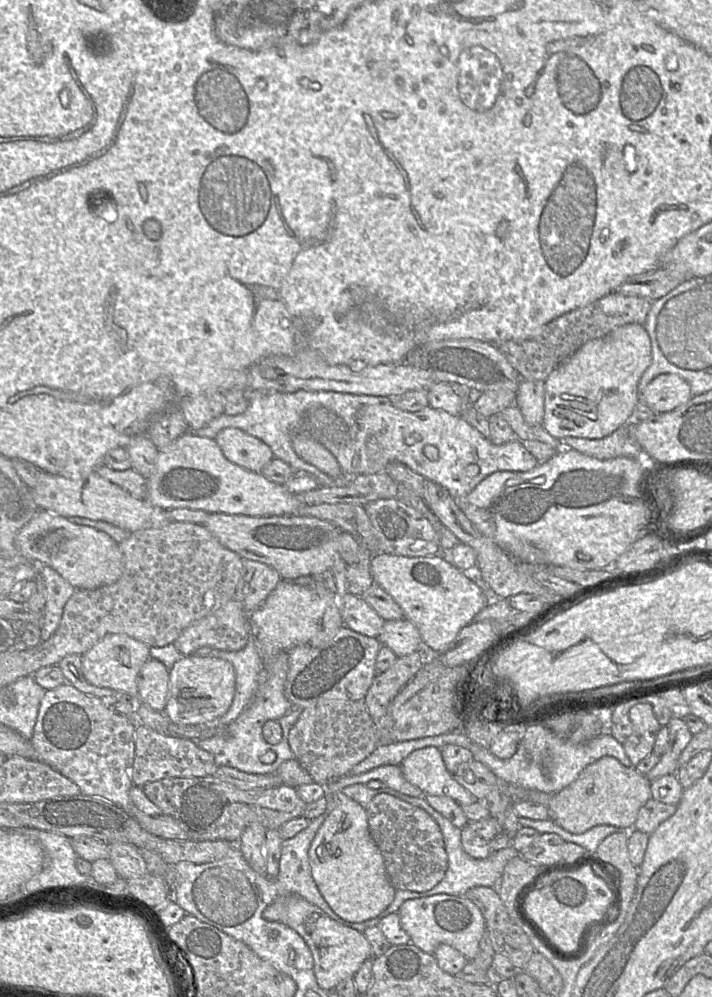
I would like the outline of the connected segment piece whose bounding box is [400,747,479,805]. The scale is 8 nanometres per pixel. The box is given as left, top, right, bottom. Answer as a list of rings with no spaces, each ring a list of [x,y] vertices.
[[[425,747],[410,753],[400,764],[405,779],[426,795],[448,796],[460,805],[479,801],[446,768],[441,749]]]

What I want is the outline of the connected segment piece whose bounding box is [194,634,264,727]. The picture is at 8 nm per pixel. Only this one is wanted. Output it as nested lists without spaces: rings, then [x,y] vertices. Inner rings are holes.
[[[250,634],[246,646],[241,650],[225,651],[201,647],[194,654],[222,658],[229,661],[235,670],[236,688],[232,703],[226,713],[216,721],[217,725],[225,727],[242,713],[255,696],[264,670],[258,645]]]

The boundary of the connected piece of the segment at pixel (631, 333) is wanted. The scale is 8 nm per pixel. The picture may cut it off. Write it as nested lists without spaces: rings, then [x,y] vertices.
[[[636,323],[619,326],[604,337],[587,341],[545,380],[543,427],[557,439],[569,436],[601,439],[627,424],[639,401],[638,383],[651,364],[651,354],[649,334],[644,325]]]

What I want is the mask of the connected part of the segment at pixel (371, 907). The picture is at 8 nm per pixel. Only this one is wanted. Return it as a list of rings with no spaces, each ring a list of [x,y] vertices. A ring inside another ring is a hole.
[[[338,791],[333,810],[317,831],[309,848],[309,863],[314,882],[330,908],[343,920],[362,923],[381,914],[393,901],[395,888],[386,871],[383,856],[369,830],[366,808]]]

